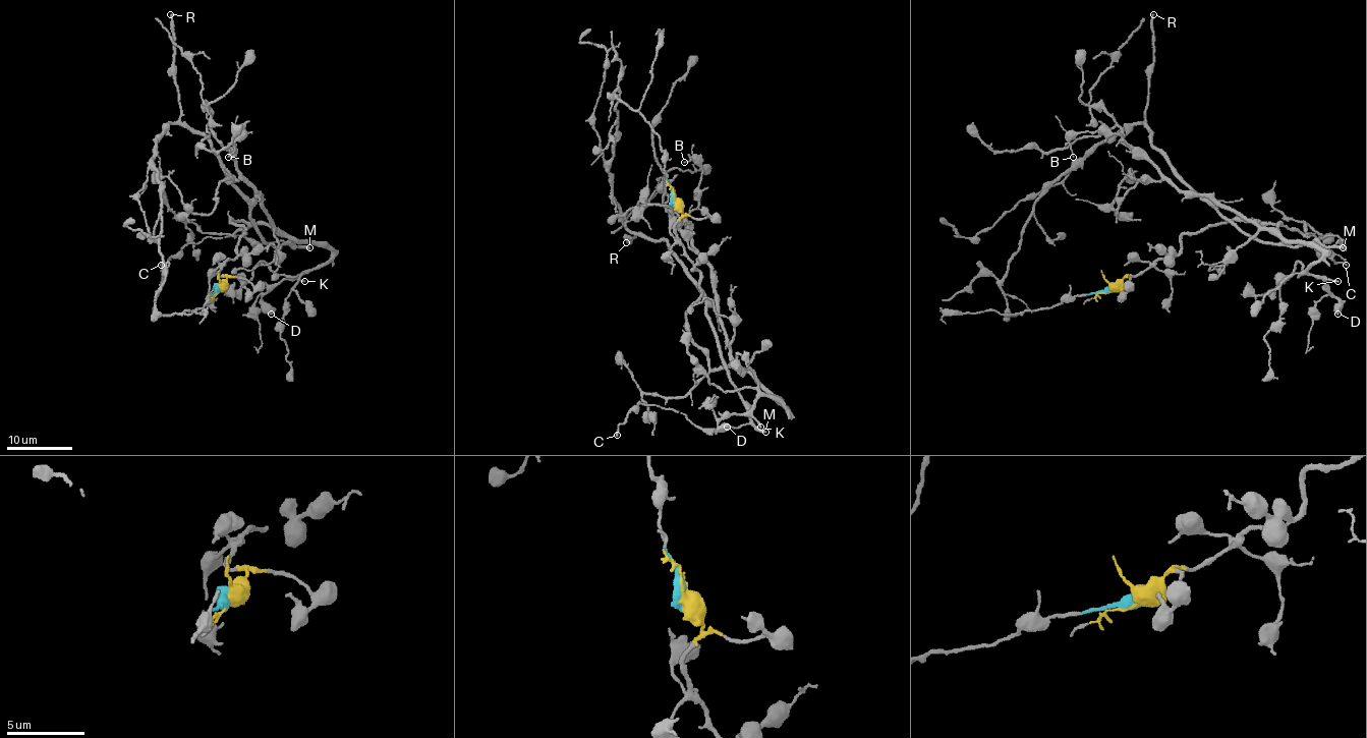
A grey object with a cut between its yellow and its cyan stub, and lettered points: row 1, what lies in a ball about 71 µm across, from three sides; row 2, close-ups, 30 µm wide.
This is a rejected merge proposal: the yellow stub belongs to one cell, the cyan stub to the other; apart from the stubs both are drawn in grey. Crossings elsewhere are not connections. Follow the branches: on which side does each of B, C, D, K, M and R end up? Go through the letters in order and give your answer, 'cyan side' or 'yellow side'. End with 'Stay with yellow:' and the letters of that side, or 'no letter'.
B: yellow side
C: cyan side
D: yellow side
K: yellow side
M: cyan side
R: cyan side
Stay with yellow: B, D, K

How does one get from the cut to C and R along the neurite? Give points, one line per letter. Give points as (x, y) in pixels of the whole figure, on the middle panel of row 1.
C: (674, 201), (659, 136), (616, 91), (611, 201), (696, 284), (749, 421), (703, 430), (637, 404), (616, 435)
R: (674, 201), (659, 136), (637, 112), (611, 96), (616, 91), (610, 184), (620, 220), (636, 235), (626, 243)

